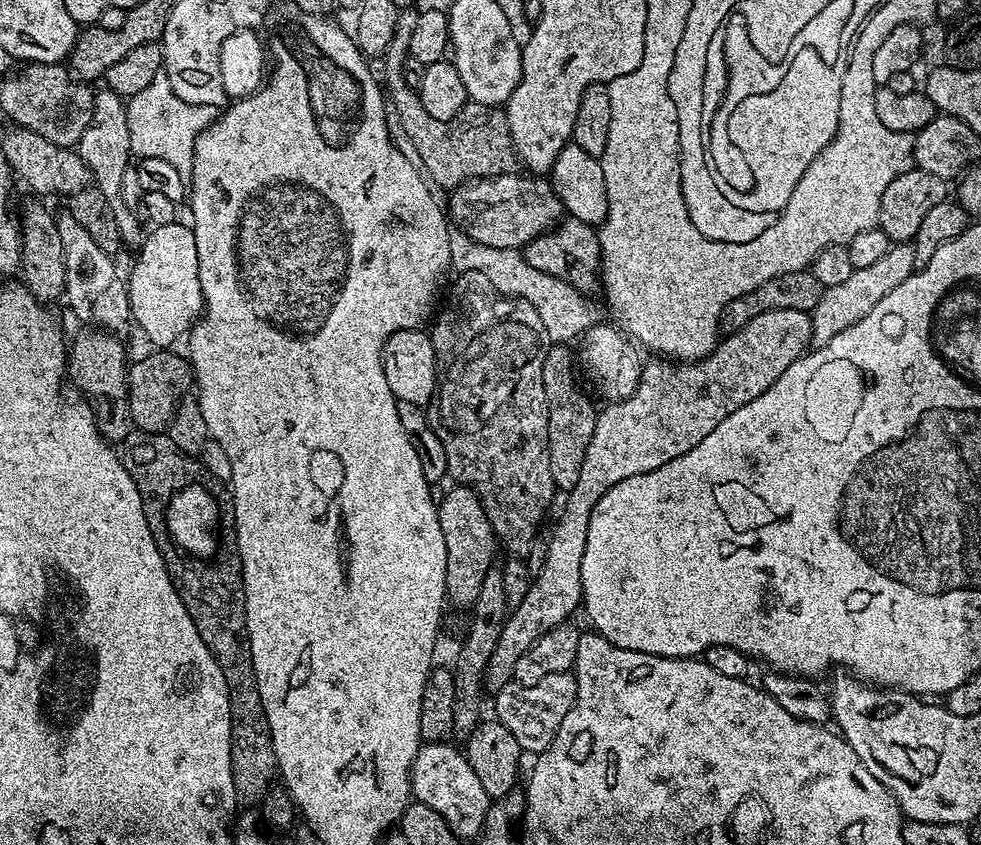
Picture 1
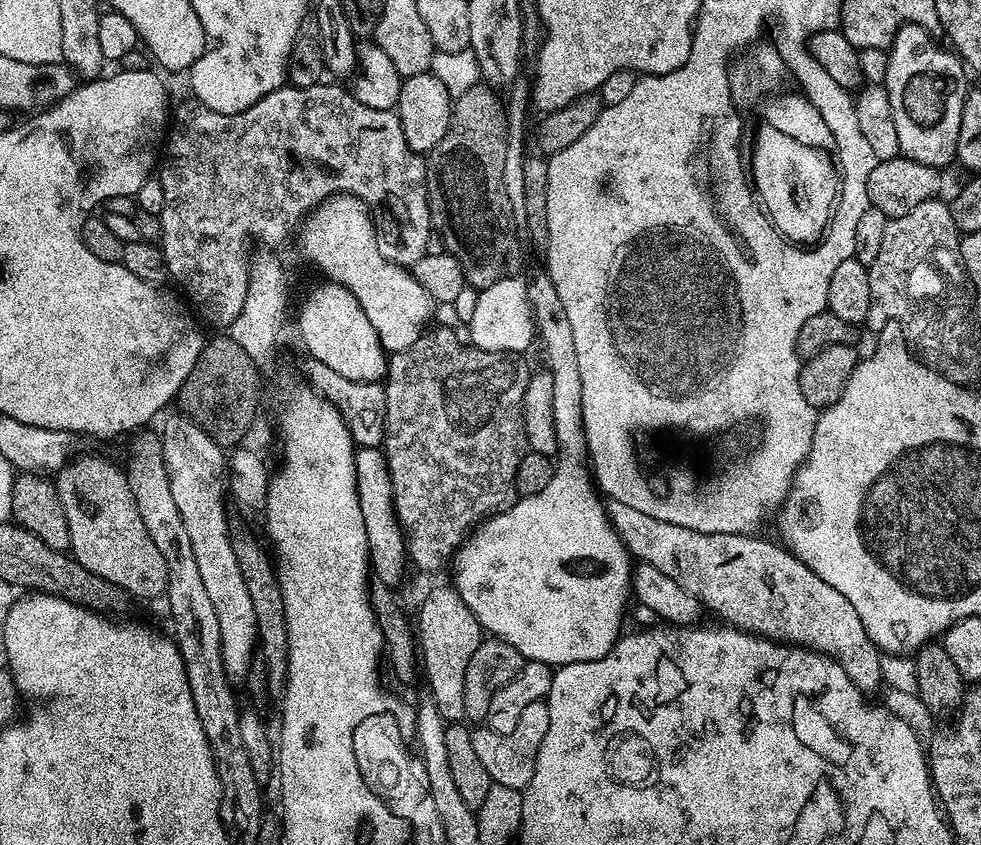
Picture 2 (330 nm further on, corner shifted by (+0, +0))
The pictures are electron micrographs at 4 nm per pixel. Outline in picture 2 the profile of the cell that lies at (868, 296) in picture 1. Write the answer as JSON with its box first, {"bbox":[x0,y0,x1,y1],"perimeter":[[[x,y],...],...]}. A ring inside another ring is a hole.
{"bbox":[867,198,962,334],"perimeter":[[[940,198],[914,206],[910,214],[891,217],[886,234],[882,234],[882,250],[878,250],[878,258],[868,265],[872,301],[867,327],[879,334],[895,314],[907,309],[908,300],[938,292],[942,272],[950,272],[950,278],[958,274],[956,255],[961,249],[962,233],[954,222],[951,207]]]}

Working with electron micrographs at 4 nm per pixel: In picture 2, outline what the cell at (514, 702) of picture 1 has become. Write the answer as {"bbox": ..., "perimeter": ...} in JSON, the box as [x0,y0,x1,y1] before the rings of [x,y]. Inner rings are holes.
{"bbox":[472,700,550,790],"perimeter":[[[544,700],[530,702],[530,706],[522,710],[518,726],[514,726],[510,734],[498,734],[486,726],[477,727],[472,733],[474,754],[478,754],[482,766],[486,766],[486,774],[490,774],[493,784],[523,790],[528,787],[530,778],[534,778],[534,766],[540,753],[542,738],[546,738],[546,730],[550,730],[550,710],[547,703]]]}

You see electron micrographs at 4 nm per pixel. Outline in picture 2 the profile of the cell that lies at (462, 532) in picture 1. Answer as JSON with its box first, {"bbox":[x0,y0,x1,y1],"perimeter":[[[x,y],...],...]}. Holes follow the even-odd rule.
{"bbox":[418,587,481,722],"perimeter":[[[455,587],[436,588],[425,598],[420,610],[420,624],[418,620],[422,670],[428,674],[427,689],[445,722],[460,722],[465,719],[466,666],[470,666],[470,658],[474,658],[474,650],[478,650],[481,639],[481,626],[470,606],[457,594]]]}

